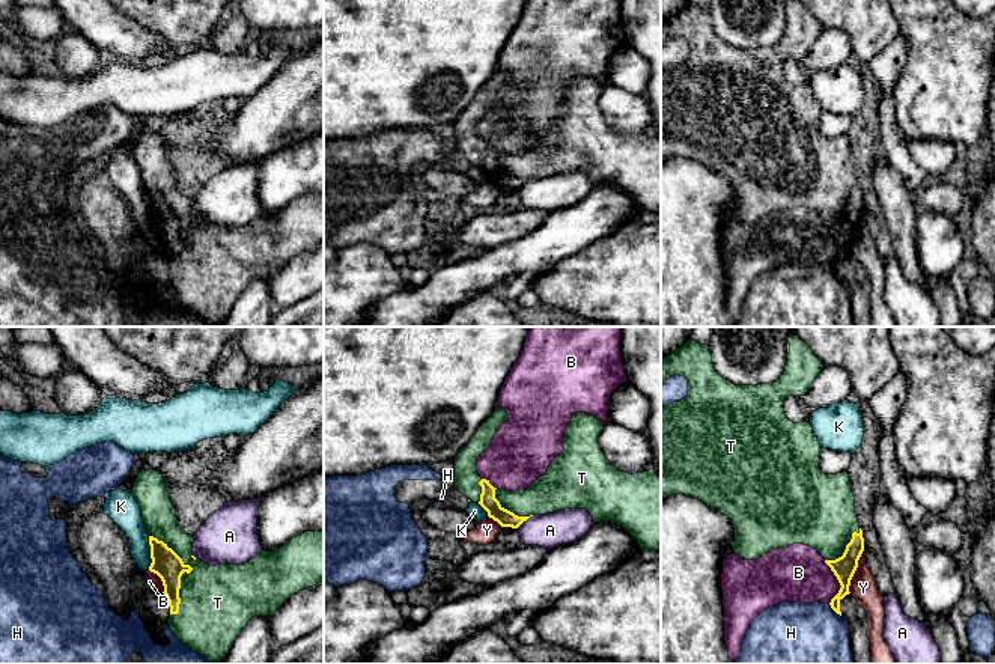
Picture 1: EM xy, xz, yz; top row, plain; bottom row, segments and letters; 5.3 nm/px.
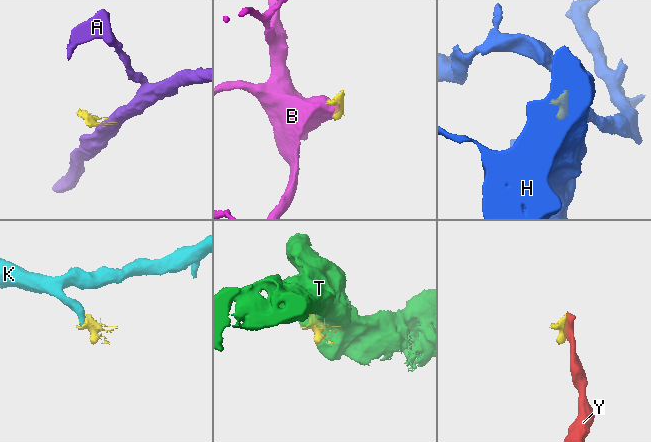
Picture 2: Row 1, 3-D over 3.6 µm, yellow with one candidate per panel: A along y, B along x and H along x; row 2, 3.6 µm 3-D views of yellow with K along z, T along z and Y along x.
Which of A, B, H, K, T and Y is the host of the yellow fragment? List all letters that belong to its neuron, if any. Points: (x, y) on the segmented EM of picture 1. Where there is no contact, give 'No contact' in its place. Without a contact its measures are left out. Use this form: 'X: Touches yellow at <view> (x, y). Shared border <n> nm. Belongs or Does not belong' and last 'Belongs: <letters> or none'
A: Touches yellow at xz (524, 520). Shared border 120 nm. Does not belong
B: Touches yellow at yz (839, 581). Shared border 240 nm. Does not belong
H: Touches yellow at yz (834, 610). Shared border 100 nm. Does not belong
K: Touches yellow at xy (151, 553). Shared border 180 nm. Does not belong
T: Touches yellow at xy (188, 572). Shared border 460 nm. Belongs
Y: Touches yellow at yz (855, 569). Shared border 260 nm. Does not belong
Belongs: T

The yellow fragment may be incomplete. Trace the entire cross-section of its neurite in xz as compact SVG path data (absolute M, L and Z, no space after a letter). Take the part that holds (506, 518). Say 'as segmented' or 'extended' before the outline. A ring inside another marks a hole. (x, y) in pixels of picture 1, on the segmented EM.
extended; M503 407L477 429L455 461L455 489L468 501L480 504L488 516L501 527L518 528L533 515L555 513L564 509L586 509L595 522L611 521L622 525L641 550L661 553L661 477L655 470L629 474L619 471L605 458L599 446L604 422L586 413L572 416L563 438L564 450L551 461L549 468L527 489L506 491L494 488L477 471L477 458L485 452L501 423L509 416Z

